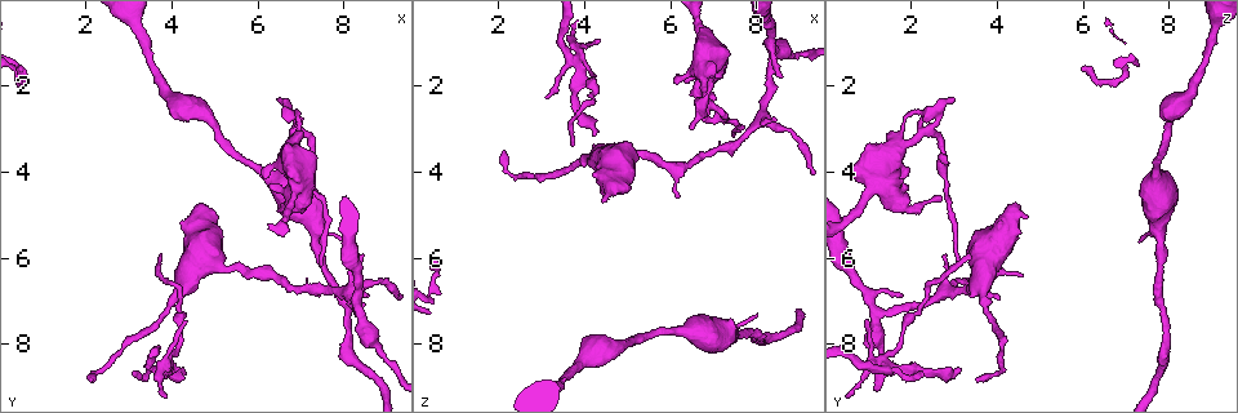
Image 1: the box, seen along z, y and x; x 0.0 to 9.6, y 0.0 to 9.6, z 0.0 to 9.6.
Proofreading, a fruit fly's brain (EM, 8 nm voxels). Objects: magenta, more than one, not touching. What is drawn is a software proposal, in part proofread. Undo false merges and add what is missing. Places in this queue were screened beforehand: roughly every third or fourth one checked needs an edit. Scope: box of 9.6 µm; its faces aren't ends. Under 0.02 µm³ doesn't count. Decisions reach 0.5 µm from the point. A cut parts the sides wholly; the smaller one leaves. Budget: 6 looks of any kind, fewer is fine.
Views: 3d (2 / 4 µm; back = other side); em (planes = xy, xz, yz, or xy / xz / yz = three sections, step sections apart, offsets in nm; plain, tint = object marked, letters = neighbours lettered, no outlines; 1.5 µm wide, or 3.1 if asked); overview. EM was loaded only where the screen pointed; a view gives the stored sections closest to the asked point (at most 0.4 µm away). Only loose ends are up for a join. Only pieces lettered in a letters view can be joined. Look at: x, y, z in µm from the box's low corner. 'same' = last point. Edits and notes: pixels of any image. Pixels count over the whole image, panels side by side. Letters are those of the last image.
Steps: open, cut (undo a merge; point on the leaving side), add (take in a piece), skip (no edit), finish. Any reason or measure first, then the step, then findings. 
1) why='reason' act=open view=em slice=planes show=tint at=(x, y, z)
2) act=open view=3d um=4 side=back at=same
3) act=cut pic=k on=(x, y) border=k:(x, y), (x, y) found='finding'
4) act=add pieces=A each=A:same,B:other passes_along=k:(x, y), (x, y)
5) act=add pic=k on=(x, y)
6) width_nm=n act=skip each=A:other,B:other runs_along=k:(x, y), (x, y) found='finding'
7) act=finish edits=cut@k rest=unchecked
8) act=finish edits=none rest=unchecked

why='branch stops here' act=open view=em slice=planes show=plain at=(8.55, 6.90, 1.80)

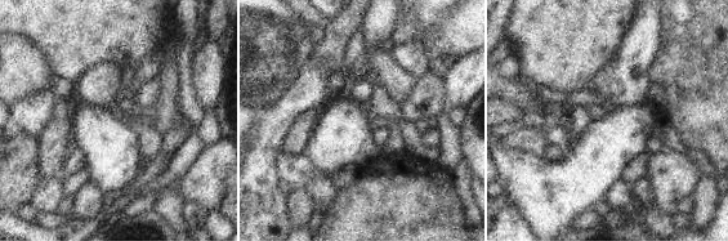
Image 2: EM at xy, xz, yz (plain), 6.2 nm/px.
why='see the neighbours' act=open view=em slice=planes show=letters at=same

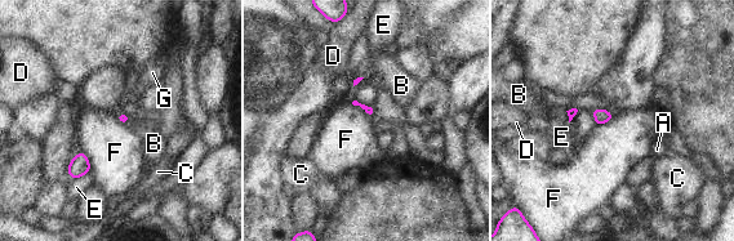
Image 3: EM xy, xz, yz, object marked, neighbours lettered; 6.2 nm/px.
act=skip each=A:other,B:other,C:other,D:other,E:other,F:other,G:other border=3:(351, 103), (357, 105), (373, 117) found='no lettered piece goes on from it'

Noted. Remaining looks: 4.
why='free end' act=open view=em slice=xy step=4 show=letters at=(6.50, 2.30, 2.95)

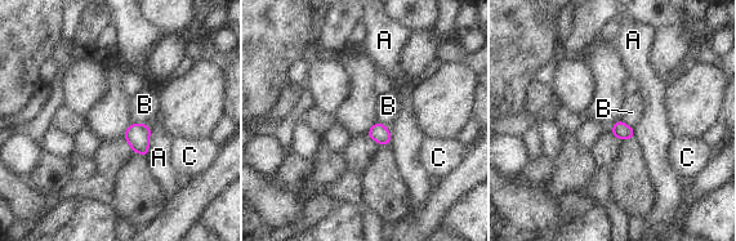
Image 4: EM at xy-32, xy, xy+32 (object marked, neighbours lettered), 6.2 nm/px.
act=skip each=A:other,B:other,C:other border=4:(133, 121), (146, 124) found='no lettered piece goes on from it'

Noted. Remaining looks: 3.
why='calibre changes' act=open view=3d um=4 side=back at=(7.30, 4.95, 7.70)

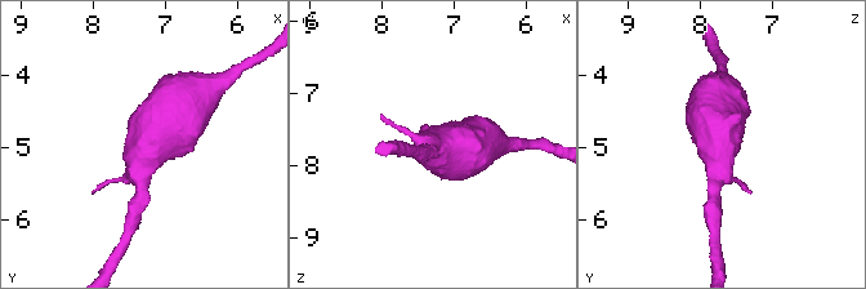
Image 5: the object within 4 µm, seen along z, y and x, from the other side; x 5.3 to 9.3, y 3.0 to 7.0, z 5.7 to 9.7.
why='now the EM' act=open view=em slice=xz step=8 show=tint at=(7.25, 5.00, 7.75)

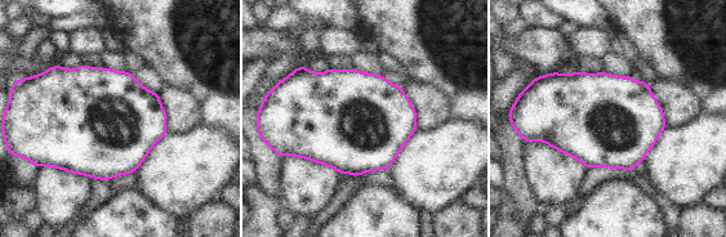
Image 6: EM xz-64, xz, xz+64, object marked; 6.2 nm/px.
why='another direction' act=open view=em slice=planes show=letters at=same

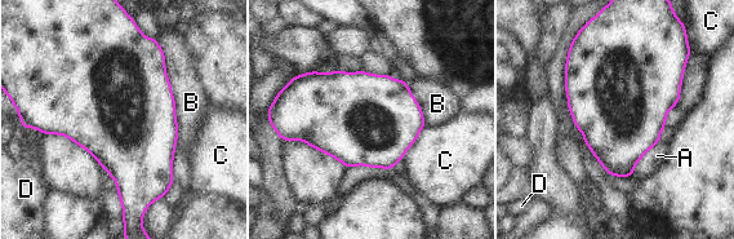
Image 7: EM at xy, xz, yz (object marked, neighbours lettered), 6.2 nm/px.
width_nm=600 act=skip each=A:other,B:other,C:other,D:other border=7:(659, 140), (636, 163), (631, 175) found='all the same neuron'

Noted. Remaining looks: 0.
act=finish edits=none rest=unchecked

